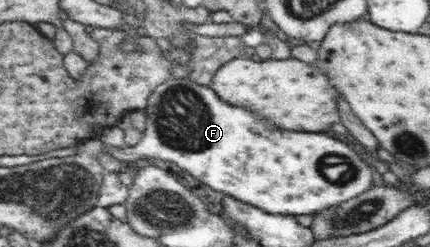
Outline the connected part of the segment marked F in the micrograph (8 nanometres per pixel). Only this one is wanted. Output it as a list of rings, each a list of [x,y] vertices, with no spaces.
[[[171,76],[169,80],[163,81],[153,93],[149,94],[149,98],[146,102],[145,111],[145,128],[142,131],[141,138],[134,146],[116,147],[110,153],[123,164],[128,161],[136,161],[141,158],[157,158],[157,160],[163,160],[171,164],[171,168],[179,168],[187,174],[191,174],[193,178],[205,182],[205,186],[217,190],[217,192],[223,192],[223,194],[229,194],[229,196],[235,197],[240,201],[252,204],[271,215],[288,215],[297,216],[298,214],[311,215],[315,212],[321,212],[321,210],[327,210],[327,208],[333,208],[333,206],[339,206],[343,202],[347,202],[357,196],[363,190],[373,186],[373,165],[370,162],[365,161],[359,157],[359,154],[355,153],[346,143],[339,141],[331,136],[327,136],[327,133],[316,132],[293,132],[293,130],[267,130],[267,126],[263,126],[263,122],[255,122],[255,118],[251,118],[251,114],[243,114],[243,110],[231,110],[231,106],[223,106],[223,102],[219,102],[219,98],[215,98],[215,94],[211,94],[211,86],[205,86],[195,82],[191,77],[178,78]]]

